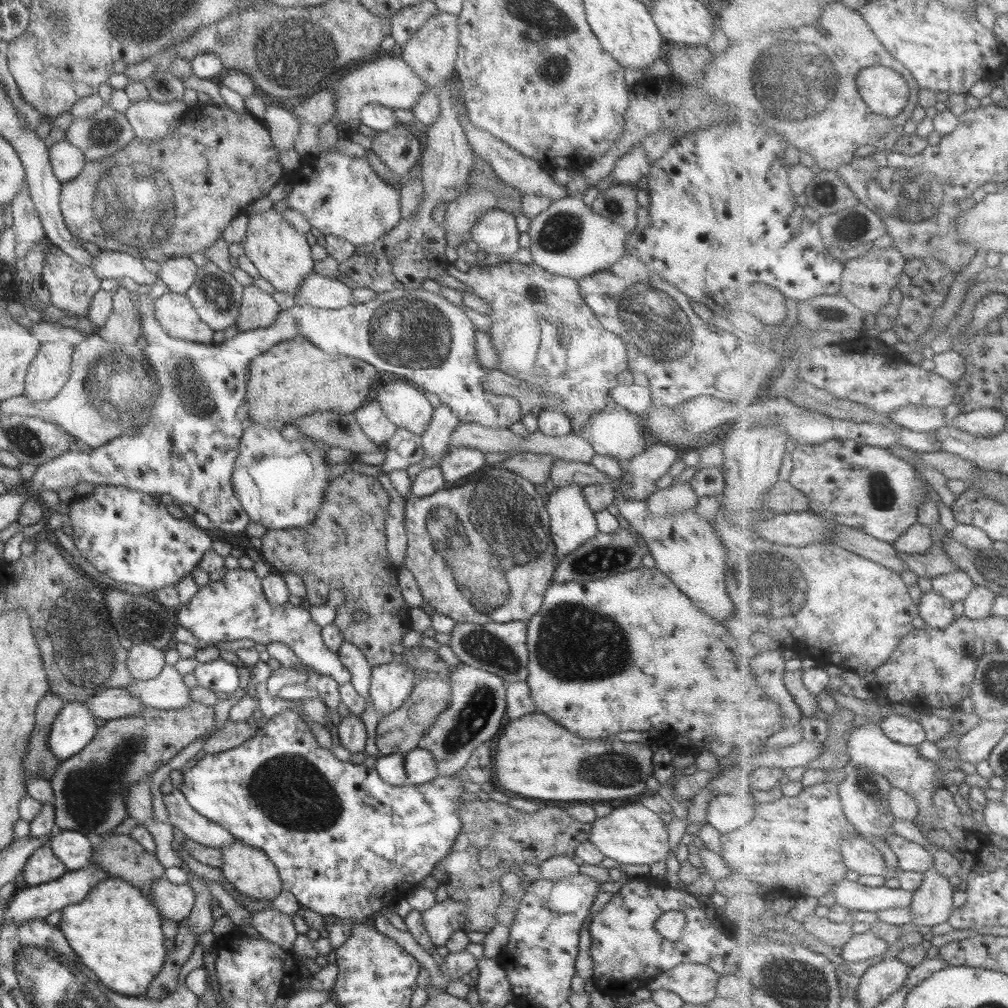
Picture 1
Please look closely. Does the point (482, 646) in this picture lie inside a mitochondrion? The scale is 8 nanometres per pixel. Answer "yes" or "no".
yes

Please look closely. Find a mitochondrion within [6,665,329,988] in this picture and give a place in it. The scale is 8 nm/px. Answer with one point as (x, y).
(89, 793)

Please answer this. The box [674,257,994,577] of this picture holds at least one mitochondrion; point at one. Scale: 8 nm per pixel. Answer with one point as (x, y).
(881, 493)

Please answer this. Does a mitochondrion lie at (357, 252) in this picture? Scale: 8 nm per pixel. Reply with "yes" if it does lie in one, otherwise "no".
no

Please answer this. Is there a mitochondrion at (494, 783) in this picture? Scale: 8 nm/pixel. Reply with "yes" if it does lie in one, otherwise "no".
no

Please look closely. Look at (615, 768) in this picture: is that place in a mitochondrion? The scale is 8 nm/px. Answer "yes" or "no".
yes

